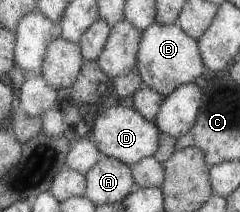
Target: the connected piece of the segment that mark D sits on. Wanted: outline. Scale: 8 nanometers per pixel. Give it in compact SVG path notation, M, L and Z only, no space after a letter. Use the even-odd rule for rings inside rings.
M115 104L109 108L98 109L96 116L90 127L86 137L92 141L97 150L109 158L119 160L125 164L135 164L139 160L152 157L157 152L159 131L154 122L145 120L141 114L137 114L135 110L129 106Z

